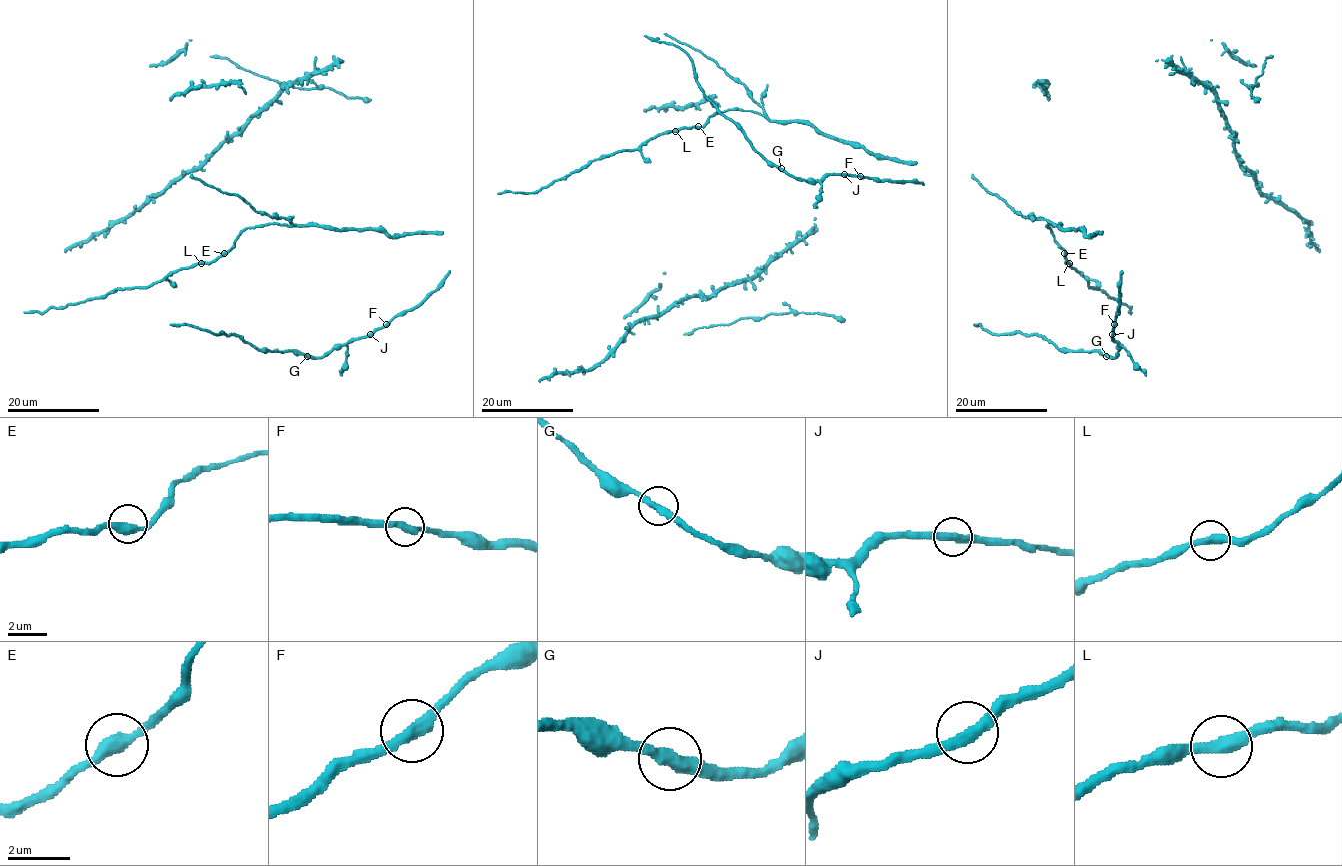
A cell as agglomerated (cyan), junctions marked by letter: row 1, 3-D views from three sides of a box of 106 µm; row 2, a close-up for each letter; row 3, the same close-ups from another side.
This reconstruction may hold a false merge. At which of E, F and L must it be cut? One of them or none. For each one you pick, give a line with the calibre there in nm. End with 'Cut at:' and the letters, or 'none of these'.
Cut at: none of these

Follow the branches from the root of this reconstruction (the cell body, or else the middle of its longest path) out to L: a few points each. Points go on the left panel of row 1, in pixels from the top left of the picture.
L: (216, 258), (201, 263)

